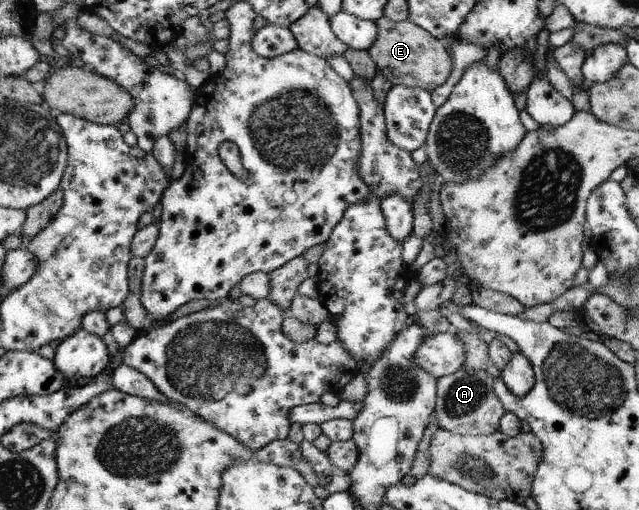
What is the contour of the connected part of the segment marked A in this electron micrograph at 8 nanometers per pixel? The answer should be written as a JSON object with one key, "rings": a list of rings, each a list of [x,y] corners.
{"rings":[[[462,366],[452,375],[437,381],[436,421],[440,429],[458,435],[487,436],[500,429],[501,418],[505,415],[505,404],[494,391],[494,378],[485,370],[473,370]]]}

